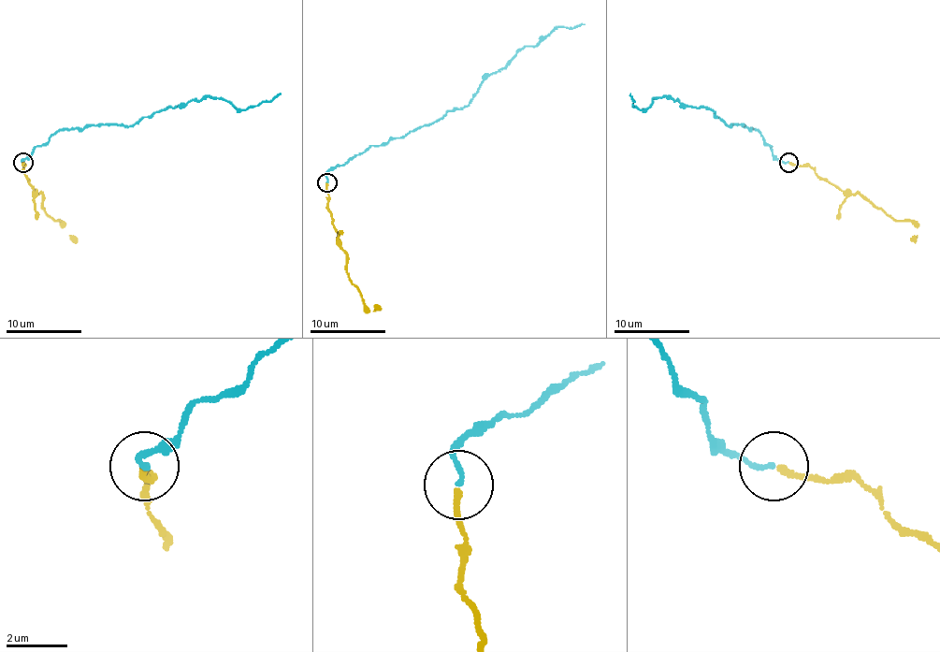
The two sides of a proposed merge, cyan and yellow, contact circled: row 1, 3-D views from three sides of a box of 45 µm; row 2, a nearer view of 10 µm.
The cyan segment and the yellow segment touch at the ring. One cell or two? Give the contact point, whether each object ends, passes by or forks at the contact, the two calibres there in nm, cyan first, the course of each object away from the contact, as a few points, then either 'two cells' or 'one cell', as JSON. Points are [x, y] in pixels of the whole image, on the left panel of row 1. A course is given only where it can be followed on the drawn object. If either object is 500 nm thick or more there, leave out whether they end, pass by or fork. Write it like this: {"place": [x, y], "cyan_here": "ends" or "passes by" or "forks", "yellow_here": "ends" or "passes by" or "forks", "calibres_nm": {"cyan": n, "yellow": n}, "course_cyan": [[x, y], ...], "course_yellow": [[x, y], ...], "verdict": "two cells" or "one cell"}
{"place": [22, 162], "cyan_here": "ends", "yellow_here": "ends", "calibres_nm": {"cyan": 140, "yellow": 200}, "course_cyan": [[22, 163], [58, 131], [91, 124], [130, 126], [163, 109], [213, 96], [248, 109], [270, 102], [280, 93]], "course_yellow": [[22, 163], [24, 174], [34, 191], [41, 195], [41, 206], [52, 220], [58, 220], [78, 242]], "verdict": "one cell"}

